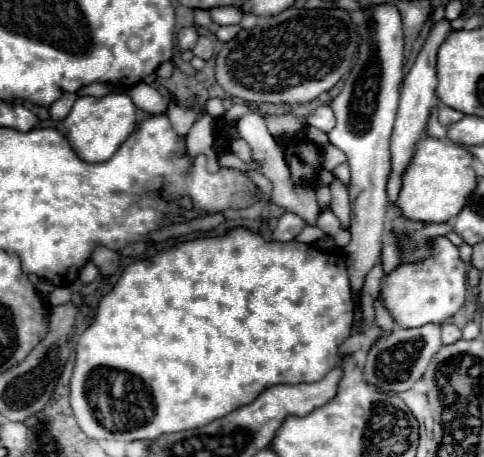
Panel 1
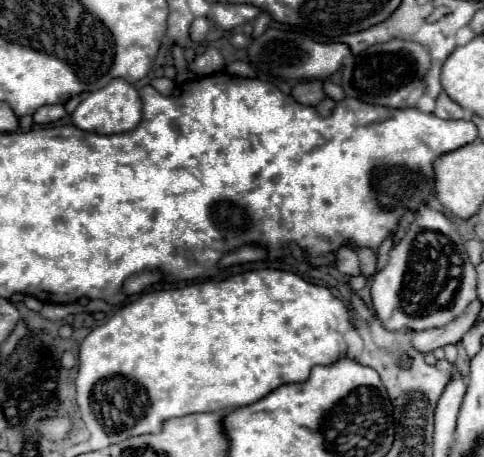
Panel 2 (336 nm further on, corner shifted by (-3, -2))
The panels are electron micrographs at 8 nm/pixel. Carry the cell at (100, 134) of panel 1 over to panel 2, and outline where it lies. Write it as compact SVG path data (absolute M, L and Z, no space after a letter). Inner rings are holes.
M112 79L106 87L86 95L82 103L72 113L72 123L88 133L100 135L114 135L114 133L128 133L132 131L142 117L142 103L138 91L124 79Z

